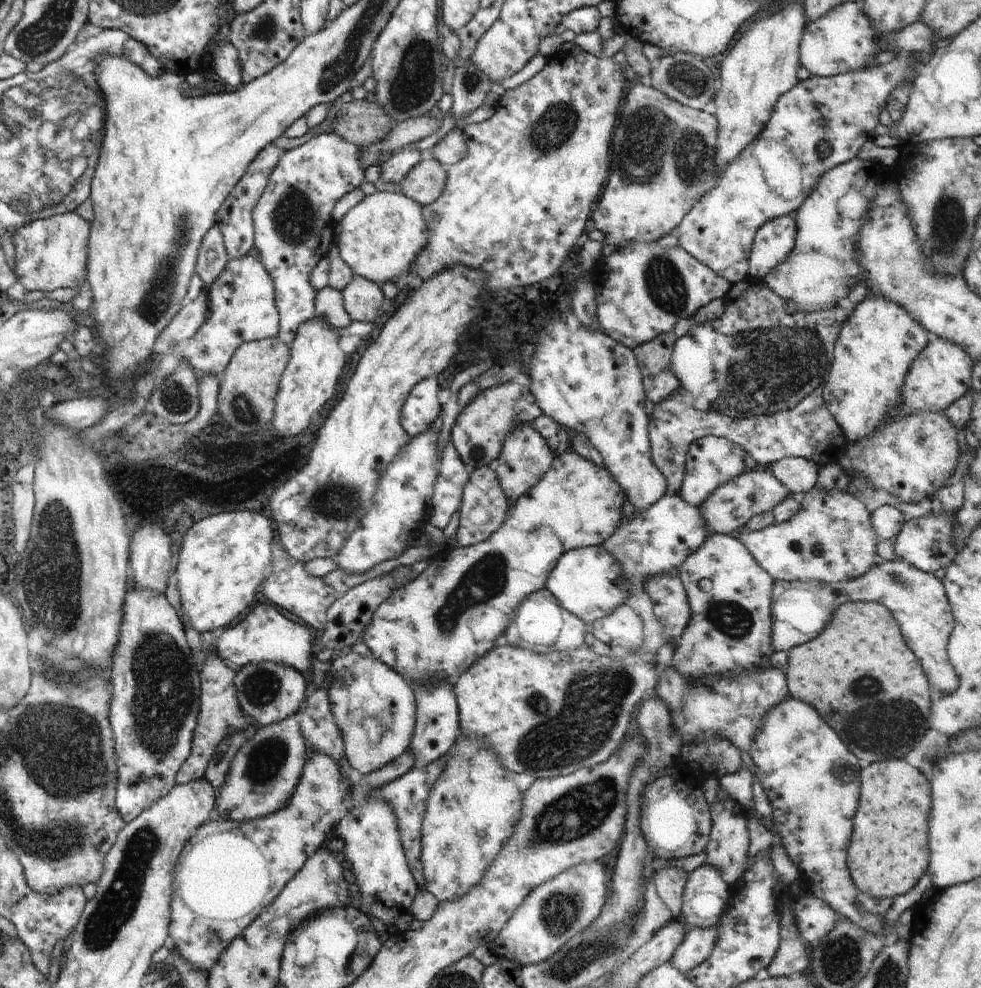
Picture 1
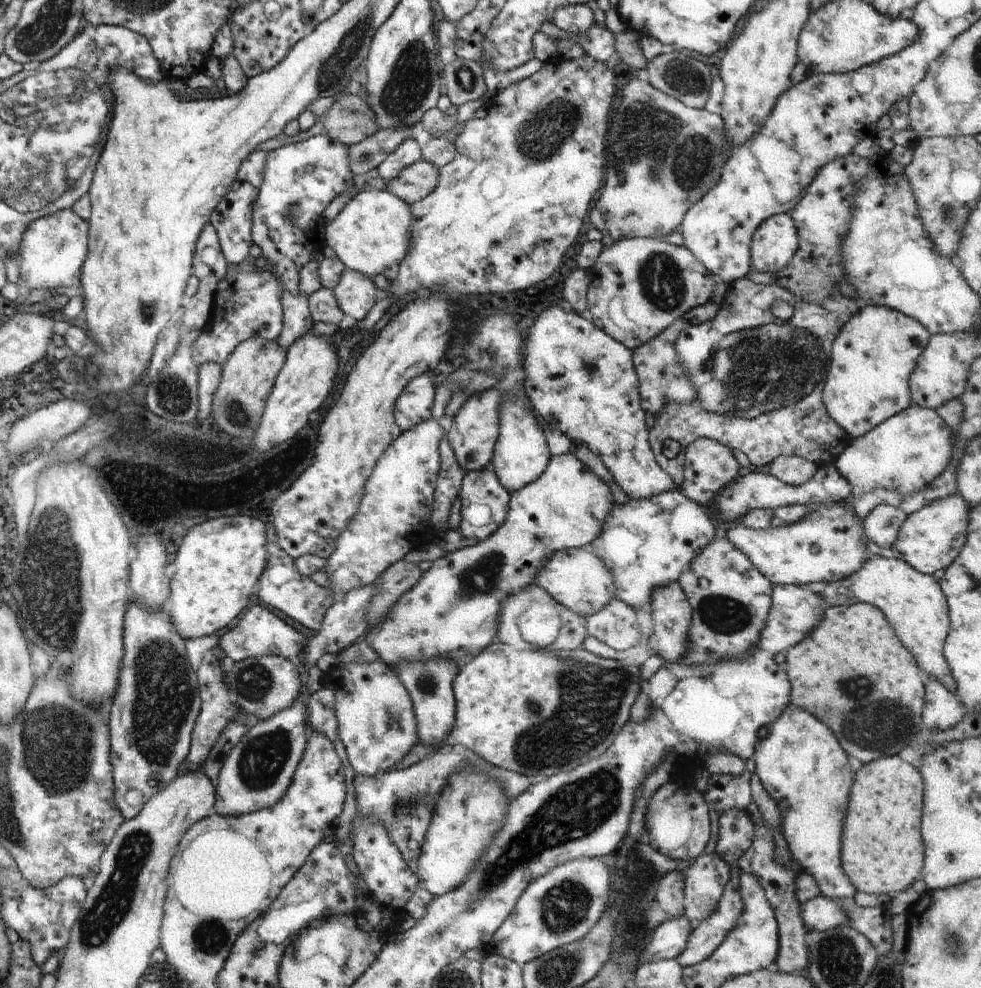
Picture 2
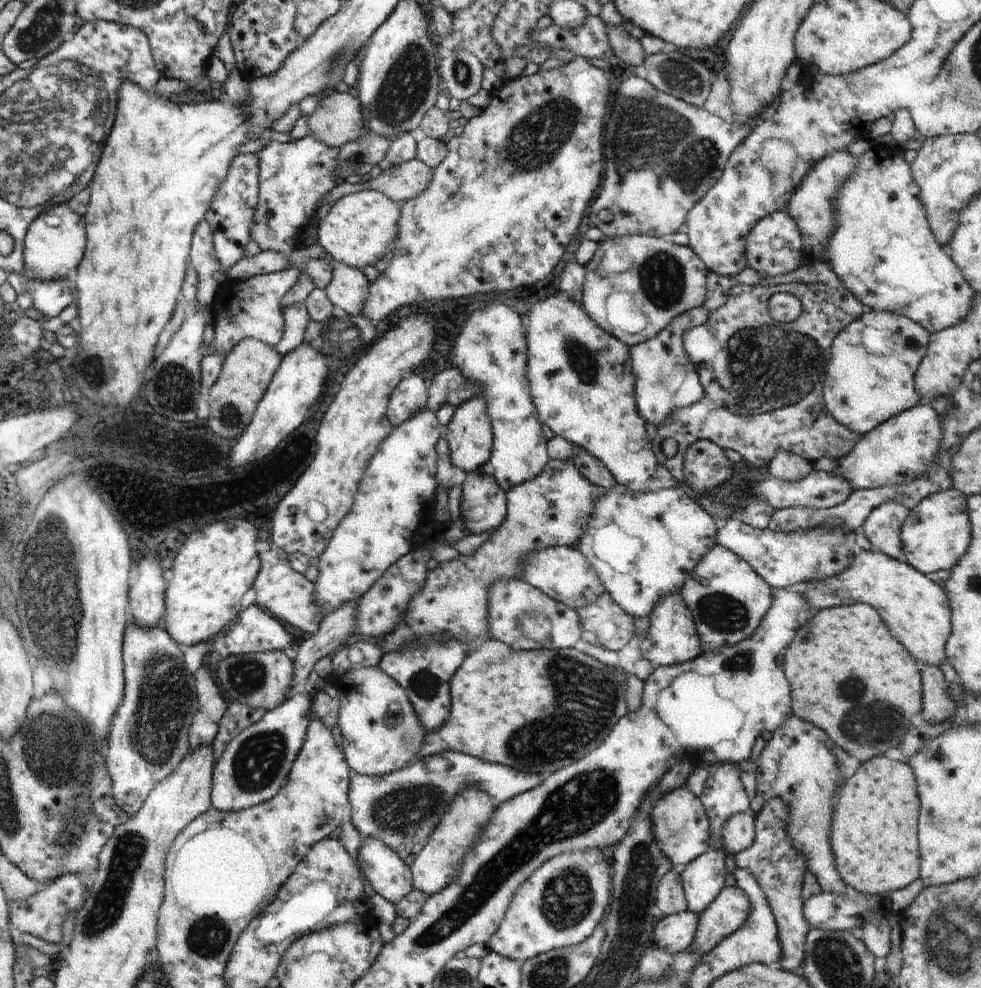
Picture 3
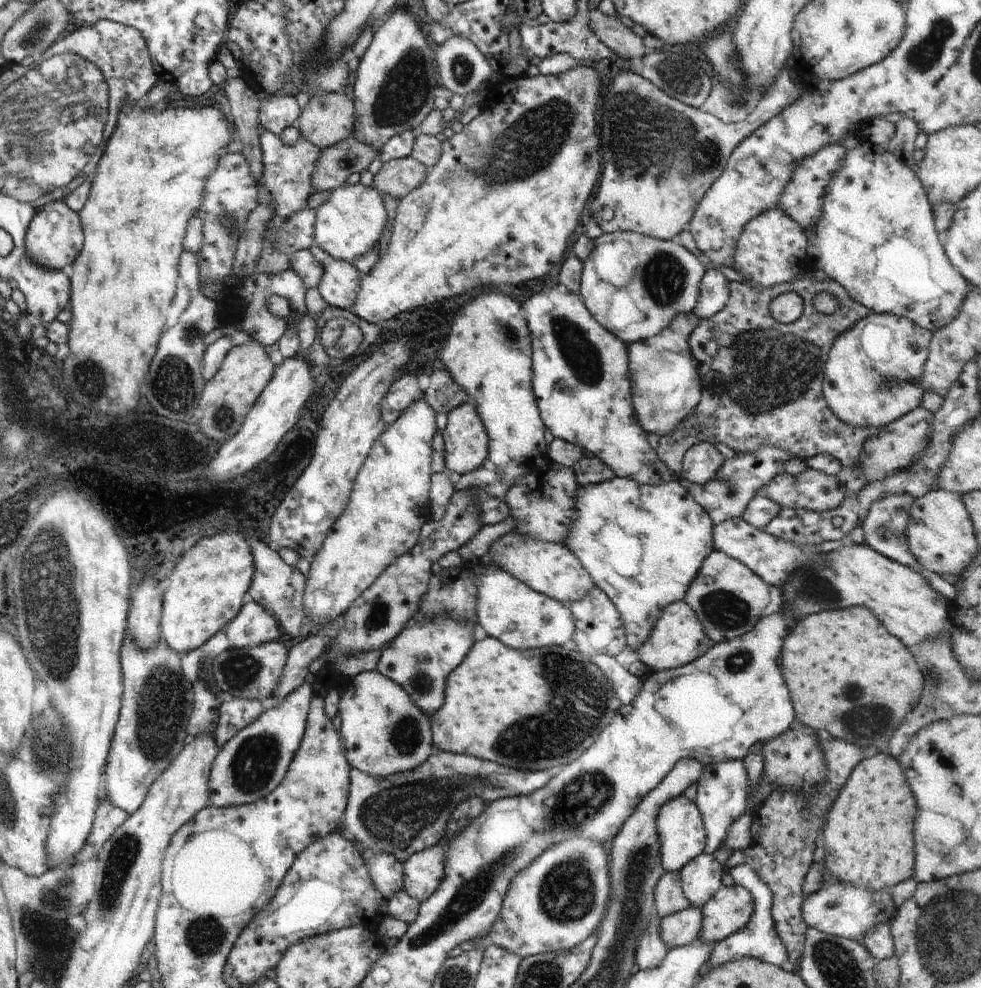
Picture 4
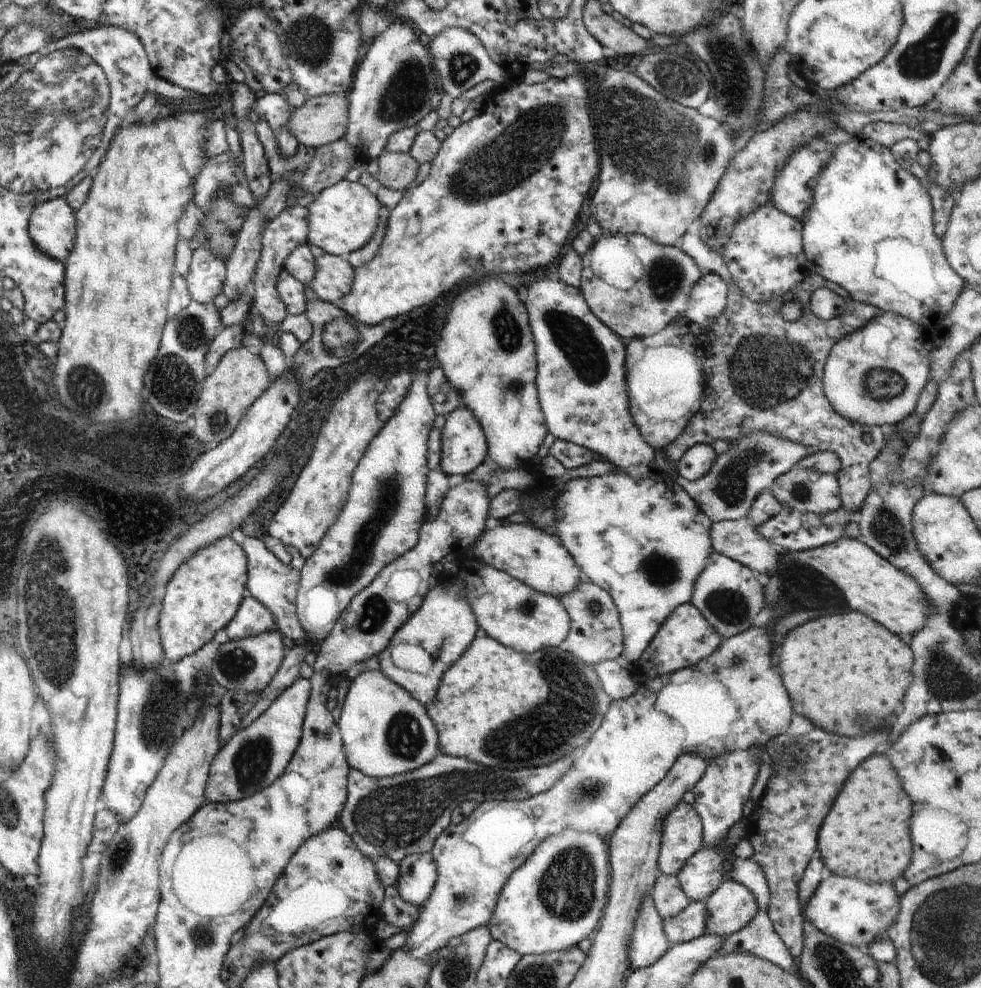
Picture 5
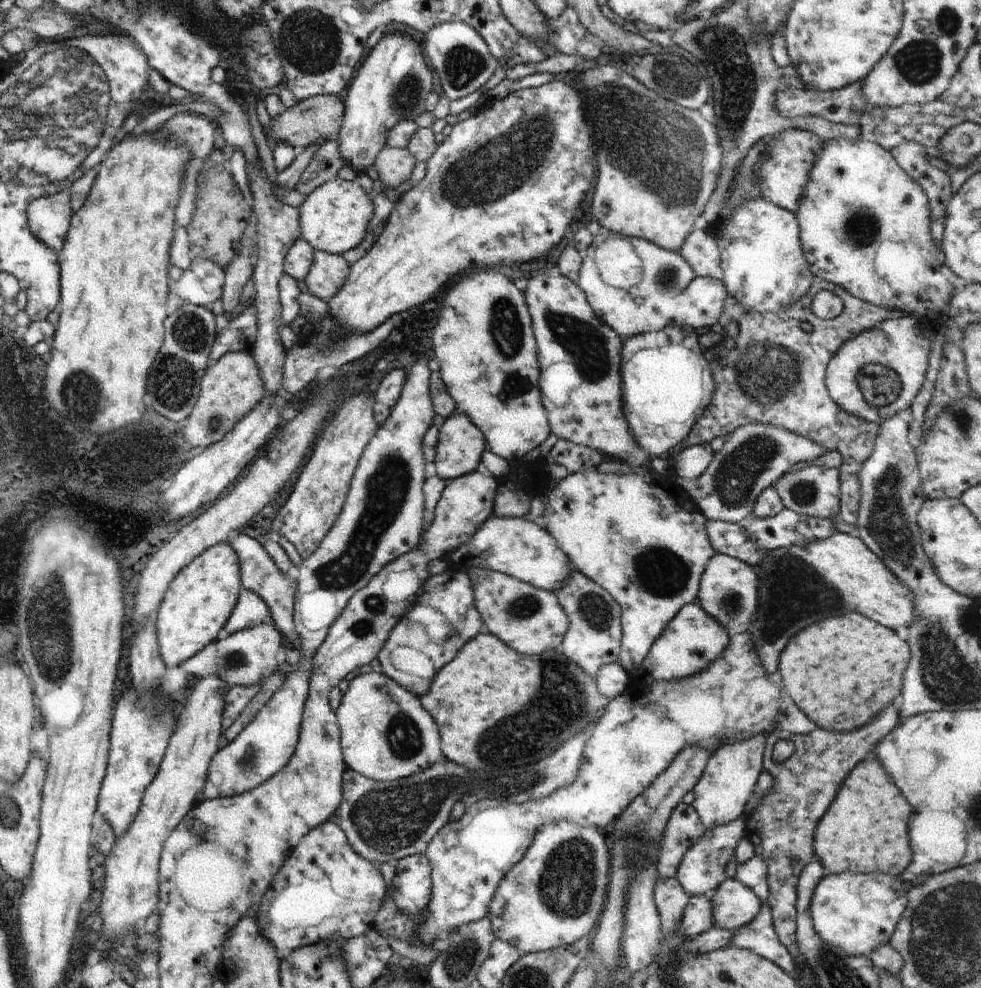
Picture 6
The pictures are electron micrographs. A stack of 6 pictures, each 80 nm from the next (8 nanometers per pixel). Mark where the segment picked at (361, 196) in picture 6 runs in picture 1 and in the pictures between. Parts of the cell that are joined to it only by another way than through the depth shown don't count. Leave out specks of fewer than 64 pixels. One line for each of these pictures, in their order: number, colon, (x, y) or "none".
1: (378, 239)
2: (371, 233)
3: (361, 227)
4: (348, 226)
5: (344, 216)

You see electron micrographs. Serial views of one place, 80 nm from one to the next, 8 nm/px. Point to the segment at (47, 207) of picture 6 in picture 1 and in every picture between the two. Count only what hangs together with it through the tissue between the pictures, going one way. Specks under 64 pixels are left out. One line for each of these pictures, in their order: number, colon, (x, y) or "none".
1: (51, 253)
2: (53, 249)
3: (54, 244)
4: (54, 238)
5: (52, 228)

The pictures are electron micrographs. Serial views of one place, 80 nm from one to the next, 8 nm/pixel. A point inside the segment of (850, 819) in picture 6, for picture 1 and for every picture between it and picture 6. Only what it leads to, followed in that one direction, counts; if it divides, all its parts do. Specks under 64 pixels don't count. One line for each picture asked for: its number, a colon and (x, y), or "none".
1: (890, 852)
2: (882, 851)
3: (873, 836)
4: (869, 839)
5: (866, 835)

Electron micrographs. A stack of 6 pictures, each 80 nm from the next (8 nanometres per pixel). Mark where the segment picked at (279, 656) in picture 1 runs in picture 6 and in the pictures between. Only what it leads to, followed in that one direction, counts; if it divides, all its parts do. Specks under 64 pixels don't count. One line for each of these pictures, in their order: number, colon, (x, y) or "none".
2: (258, 633)
3: (256, 631)
4: (254, 625)
5: (252, 618)
6: (250, 610)

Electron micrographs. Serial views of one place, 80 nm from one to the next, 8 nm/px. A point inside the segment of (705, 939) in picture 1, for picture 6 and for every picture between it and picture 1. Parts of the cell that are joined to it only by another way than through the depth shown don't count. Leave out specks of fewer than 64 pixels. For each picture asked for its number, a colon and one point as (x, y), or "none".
2: (706, 936)
3: (728, 912)
4: (729, 910)
5: (732, 906)
6: (734, 906)

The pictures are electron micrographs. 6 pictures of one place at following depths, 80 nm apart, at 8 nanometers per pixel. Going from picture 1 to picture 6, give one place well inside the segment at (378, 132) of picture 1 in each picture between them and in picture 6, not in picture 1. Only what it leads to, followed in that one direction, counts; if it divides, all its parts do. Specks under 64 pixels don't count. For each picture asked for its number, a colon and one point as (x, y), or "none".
2: (349, 120)
3: (338, 120)
4: (327, 119)
5: (321, 120)
6: (314, 120)

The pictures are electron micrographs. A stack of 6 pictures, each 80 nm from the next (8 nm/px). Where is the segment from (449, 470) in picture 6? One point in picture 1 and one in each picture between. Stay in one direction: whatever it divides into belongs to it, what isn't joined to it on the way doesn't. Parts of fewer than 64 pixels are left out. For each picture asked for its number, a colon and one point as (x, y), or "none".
1: (480, 428)
2: (474, 432)
3: (469, 435)
4: (466, 441)
5: (464, 447)

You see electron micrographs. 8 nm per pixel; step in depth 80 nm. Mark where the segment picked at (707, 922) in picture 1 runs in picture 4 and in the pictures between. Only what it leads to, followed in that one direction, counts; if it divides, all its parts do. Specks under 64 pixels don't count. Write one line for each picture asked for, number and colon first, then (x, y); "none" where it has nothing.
2: (705, 879)
3: (702, 879)
4: (700, 879)

